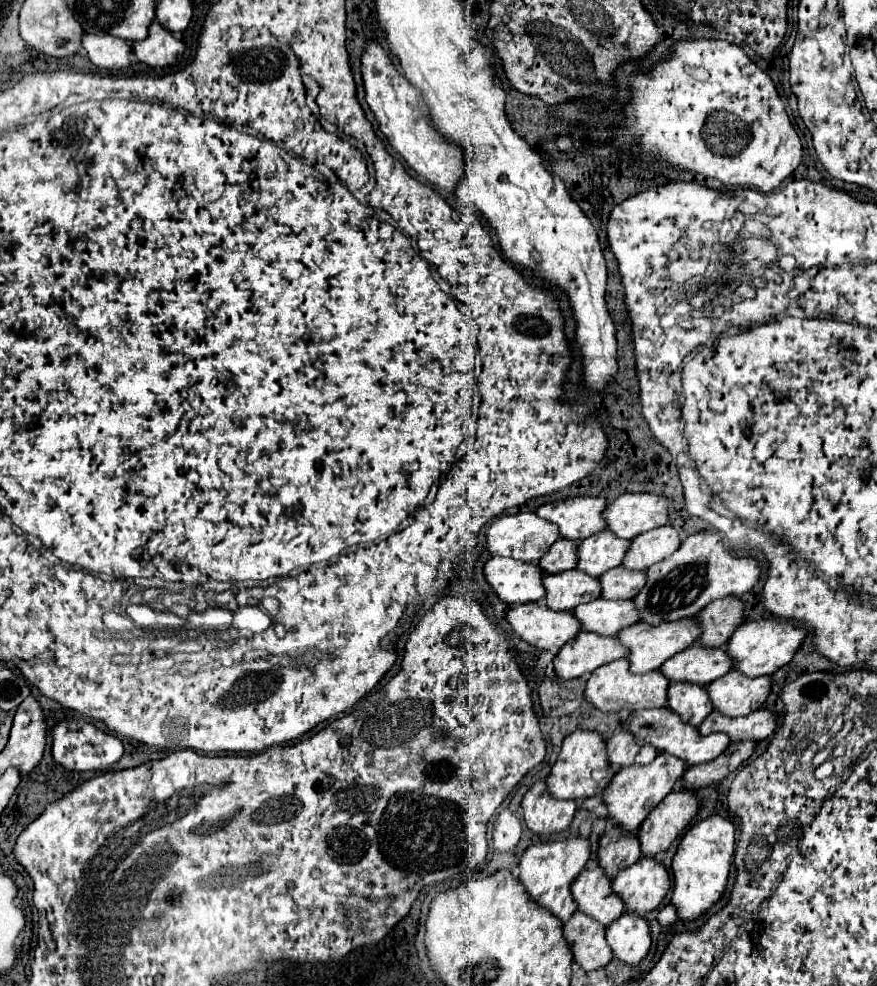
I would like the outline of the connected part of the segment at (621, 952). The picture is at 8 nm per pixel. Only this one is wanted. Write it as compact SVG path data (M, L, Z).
M623 911L623 915L607 927L607 941L619 961L637 965L651 947L651 929L645 915Z

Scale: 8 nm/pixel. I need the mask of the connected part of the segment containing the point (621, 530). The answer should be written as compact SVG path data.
M625 493L605 509L607 529L623 539L633 539L639 533L669 523L665 495L657 493Z

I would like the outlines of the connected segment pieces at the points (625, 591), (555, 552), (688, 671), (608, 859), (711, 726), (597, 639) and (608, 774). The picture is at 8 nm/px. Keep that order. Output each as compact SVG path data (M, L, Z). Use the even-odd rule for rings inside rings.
M623 565L607 571L599 577L603 599L633 599L647 581L645 571L631 571Z
M557 539L547 555L539 561L545 573L561 573L565 569L575 569L577 565L577 543L569 539Z
M697 643L667 659L661 665L661 673L671 683L697 683L709 685L711 681L723 677L733 669L735 661L727 655L727 651L719 647L699 647Z
M609 827L599 841L599 865L613 879L641 857L637 833L627 833L621 827Z
M757 709L747 717L727 717L719 711L713 711L701 725L701 735L711 735L715 731L727 733L731 741L743 739L767 739L777 729L777 713L771 709Z
M581 631L561 647L553 663L561 679L575 679L627 655L627 647L617 637L603 637L591 631Z
M577 731L563 741L561 753L547 777L547 785L555 799L587 799L599 795L611 783L615 773L617 767L613 767L607 759L607 745L603 737L597 731Z

